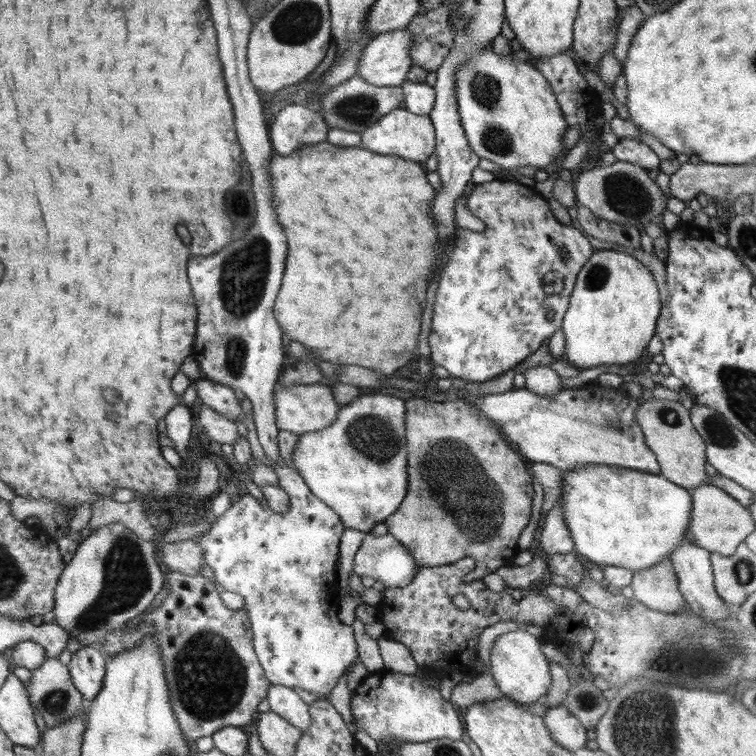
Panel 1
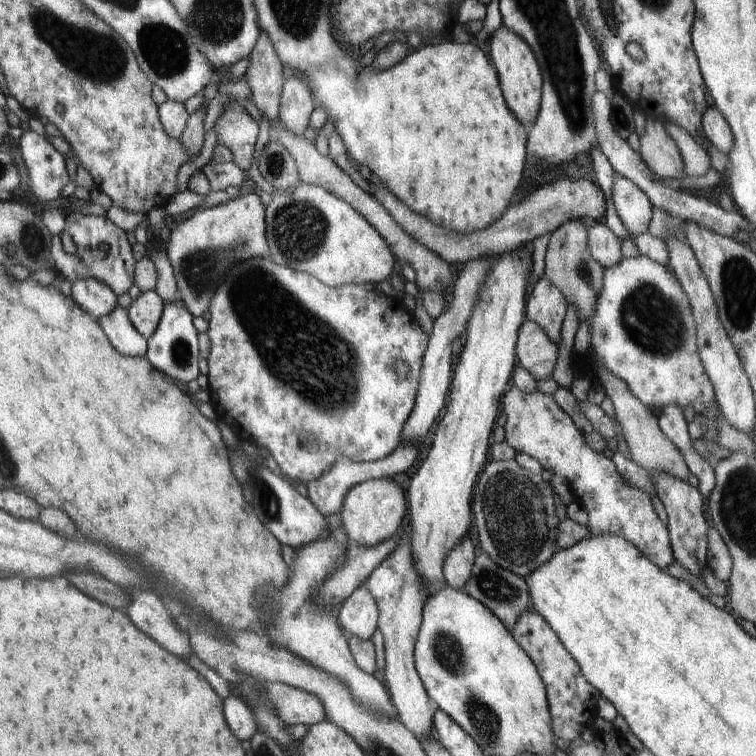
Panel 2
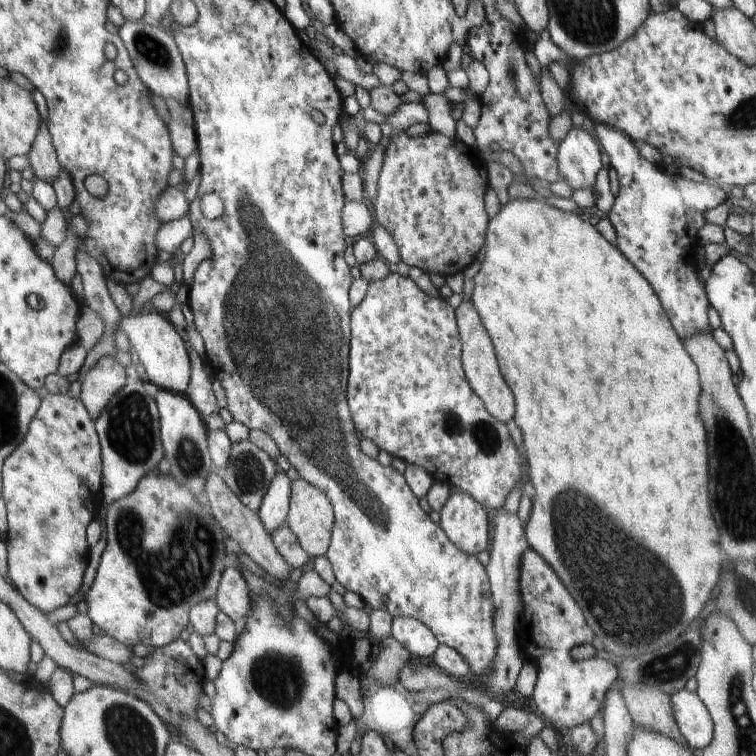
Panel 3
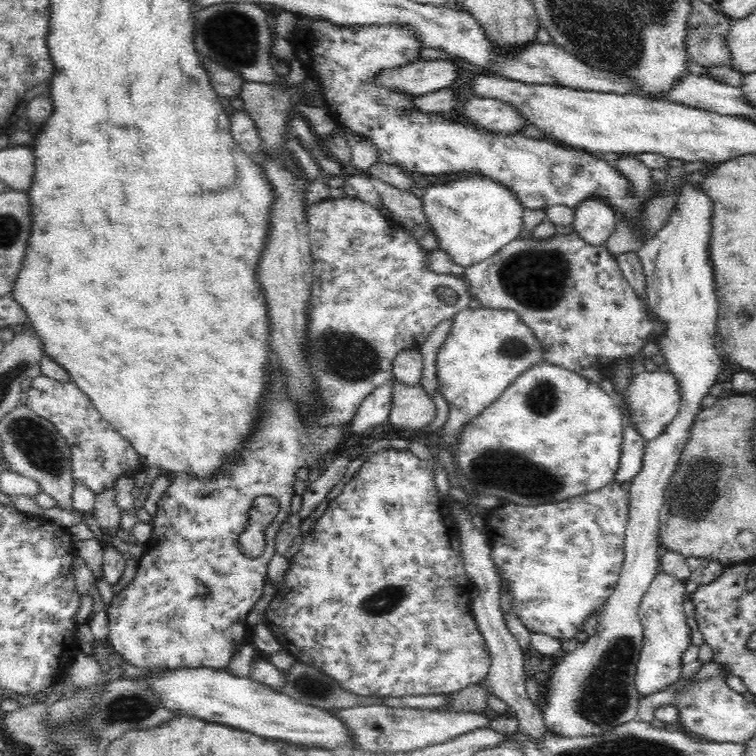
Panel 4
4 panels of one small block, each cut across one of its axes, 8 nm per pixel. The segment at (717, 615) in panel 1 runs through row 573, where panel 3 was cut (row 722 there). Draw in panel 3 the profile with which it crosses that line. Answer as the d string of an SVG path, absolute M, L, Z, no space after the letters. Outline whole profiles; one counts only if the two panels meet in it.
M686 689L671 696L671 706L680 734L696 752L704 750L714 734L714 726L704 703L697 693Z

